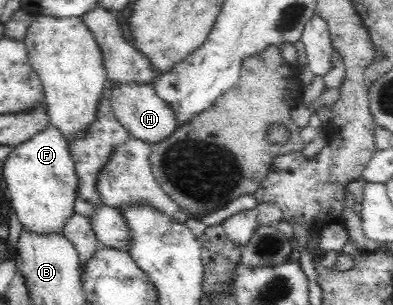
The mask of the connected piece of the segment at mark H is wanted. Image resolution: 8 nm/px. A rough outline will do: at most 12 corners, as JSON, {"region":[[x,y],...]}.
{"region":[[107,82],[112,114],[129,136],[170,136],[172,111],[152,84]]}

